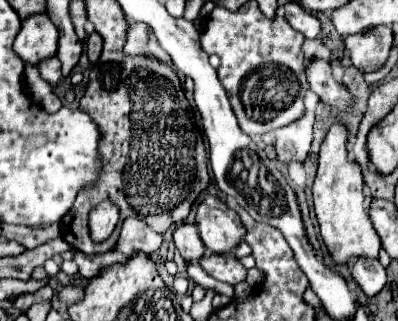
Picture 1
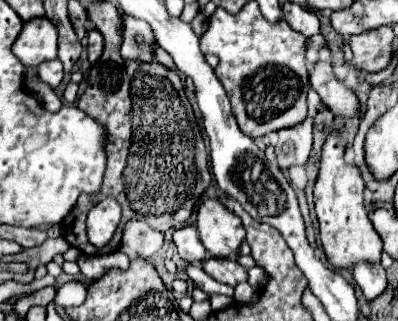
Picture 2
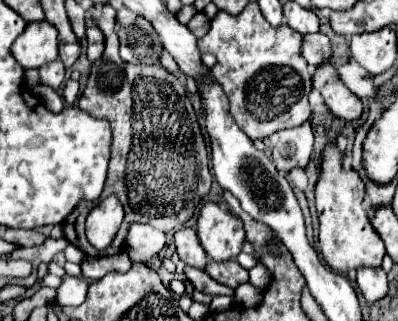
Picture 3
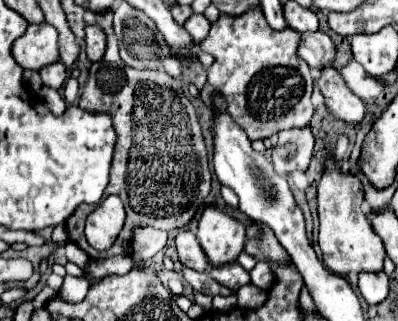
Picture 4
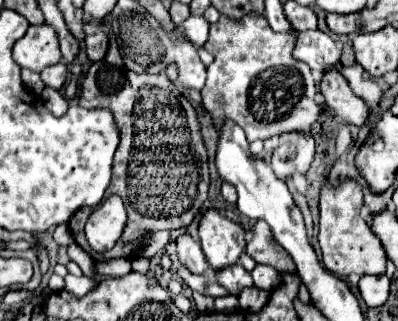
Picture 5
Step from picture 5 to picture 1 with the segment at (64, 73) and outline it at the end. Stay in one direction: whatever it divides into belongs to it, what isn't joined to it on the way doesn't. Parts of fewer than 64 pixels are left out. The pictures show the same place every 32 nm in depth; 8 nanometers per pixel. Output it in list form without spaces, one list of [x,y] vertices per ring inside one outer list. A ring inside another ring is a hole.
[[[52,58],[52,60],[42,60],[38,64],[38,70],[40,70],[40,76],[48,82],[48,84],[58,84],[62,80],[62,72],[60,72],[62,64],[58,58]]]

